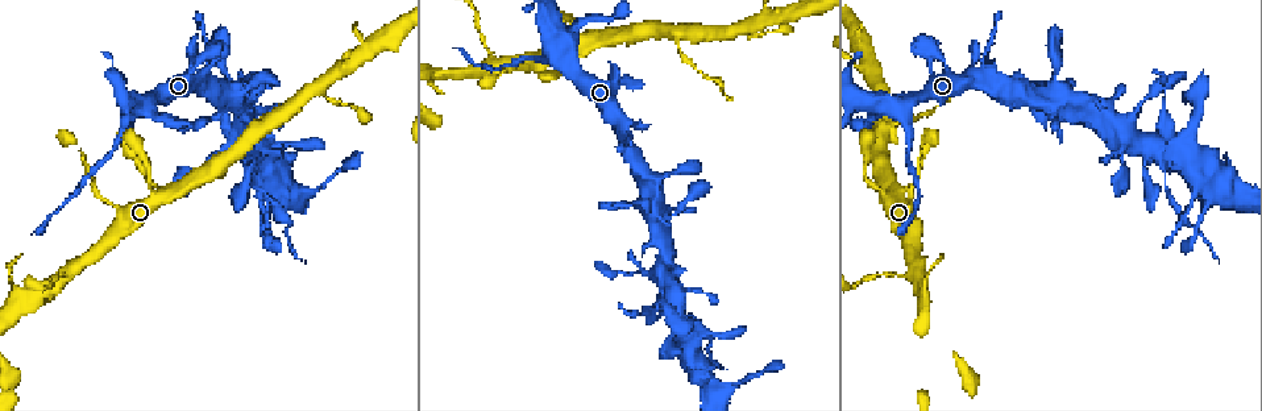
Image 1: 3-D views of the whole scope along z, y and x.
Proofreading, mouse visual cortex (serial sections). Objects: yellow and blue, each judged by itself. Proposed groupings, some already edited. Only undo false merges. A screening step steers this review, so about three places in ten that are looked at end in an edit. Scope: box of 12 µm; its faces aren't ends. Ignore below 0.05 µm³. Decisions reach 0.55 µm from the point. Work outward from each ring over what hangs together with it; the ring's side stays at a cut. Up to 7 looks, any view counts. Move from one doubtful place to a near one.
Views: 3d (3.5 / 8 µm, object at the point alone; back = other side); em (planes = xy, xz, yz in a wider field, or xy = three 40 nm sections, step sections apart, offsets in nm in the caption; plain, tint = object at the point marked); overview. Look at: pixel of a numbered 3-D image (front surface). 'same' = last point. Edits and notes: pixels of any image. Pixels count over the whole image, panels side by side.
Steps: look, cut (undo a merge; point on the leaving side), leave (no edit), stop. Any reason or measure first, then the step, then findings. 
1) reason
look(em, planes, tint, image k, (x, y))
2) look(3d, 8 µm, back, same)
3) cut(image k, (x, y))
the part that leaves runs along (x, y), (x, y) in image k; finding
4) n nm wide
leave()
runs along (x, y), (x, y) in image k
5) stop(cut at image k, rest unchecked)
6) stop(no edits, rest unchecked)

calibre changes
look(3d, 3.5 µm, image 1, (911, 131))

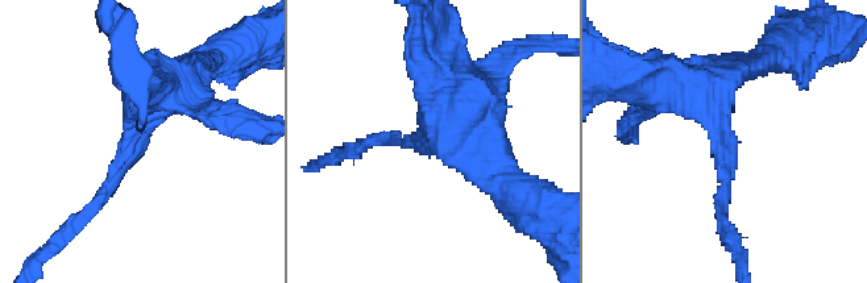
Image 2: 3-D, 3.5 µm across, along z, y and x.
arms of 150, 450 nm
look(em, xy, step 3, tint, image 2, (426, 142))

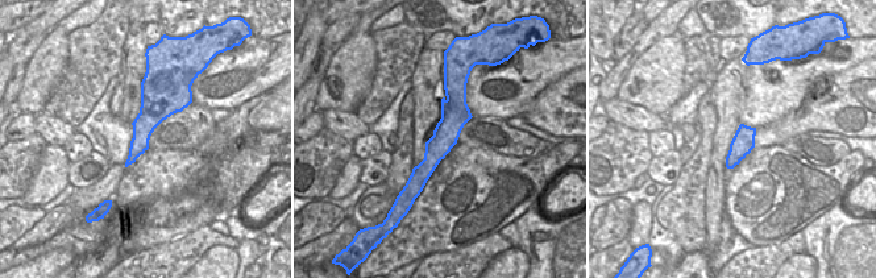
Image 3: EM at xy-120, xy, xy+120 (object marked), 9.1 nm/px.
leave()
runs along (448, 84), (451, 125), (414, 191) in image 3; one cell here

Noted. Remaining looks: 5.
look(3d, 8 µm, image 1, (106, 201))

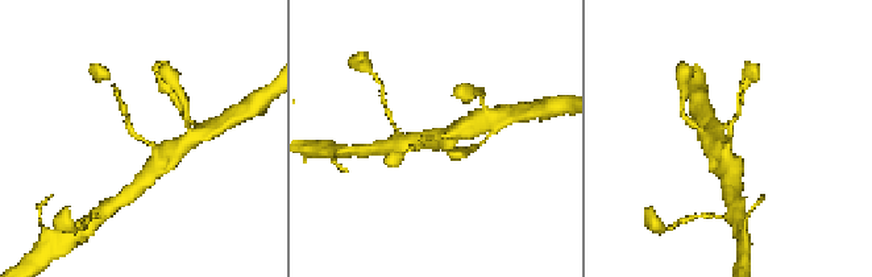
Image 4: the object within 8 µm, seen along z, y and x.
look(3d, 3.5 µm, image 4, (436, 137))

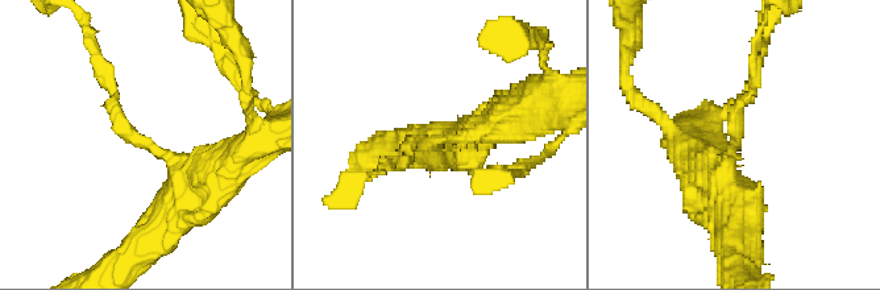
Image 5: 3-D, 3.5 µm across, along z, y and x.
arms of 150, 400 nm
leave()
runs along (224, 169), (183, 173), (138, 141), (107, 73) in image 5; one cell here

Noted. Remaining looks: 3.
narrows sharply
look(3d, 3.5 µm, image 1, (252, 181))

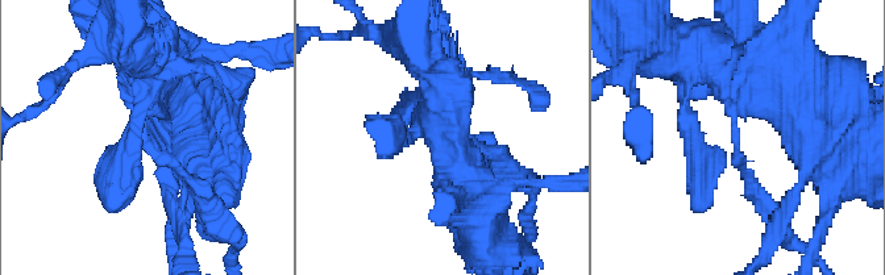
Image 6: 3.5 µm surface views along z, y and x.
look(em, xy, step 2, tint, image 6, (734, 126))

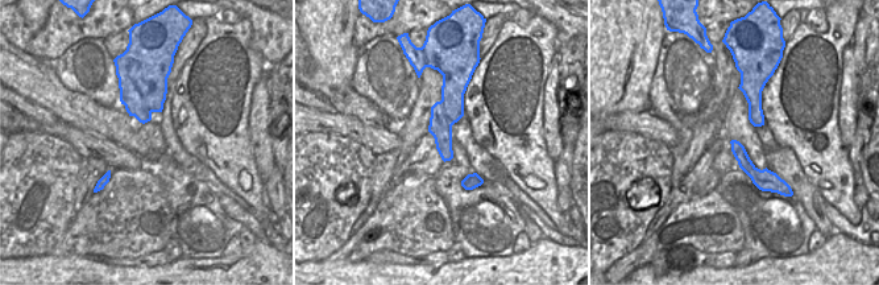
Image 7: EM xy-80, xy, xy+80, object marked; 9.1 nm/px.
leave()
runs along (144, 51), (144, 144), (196, 188) in image 6; continuous, no second cell

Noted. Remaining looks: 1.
stop(no edits, rest unchecked)

